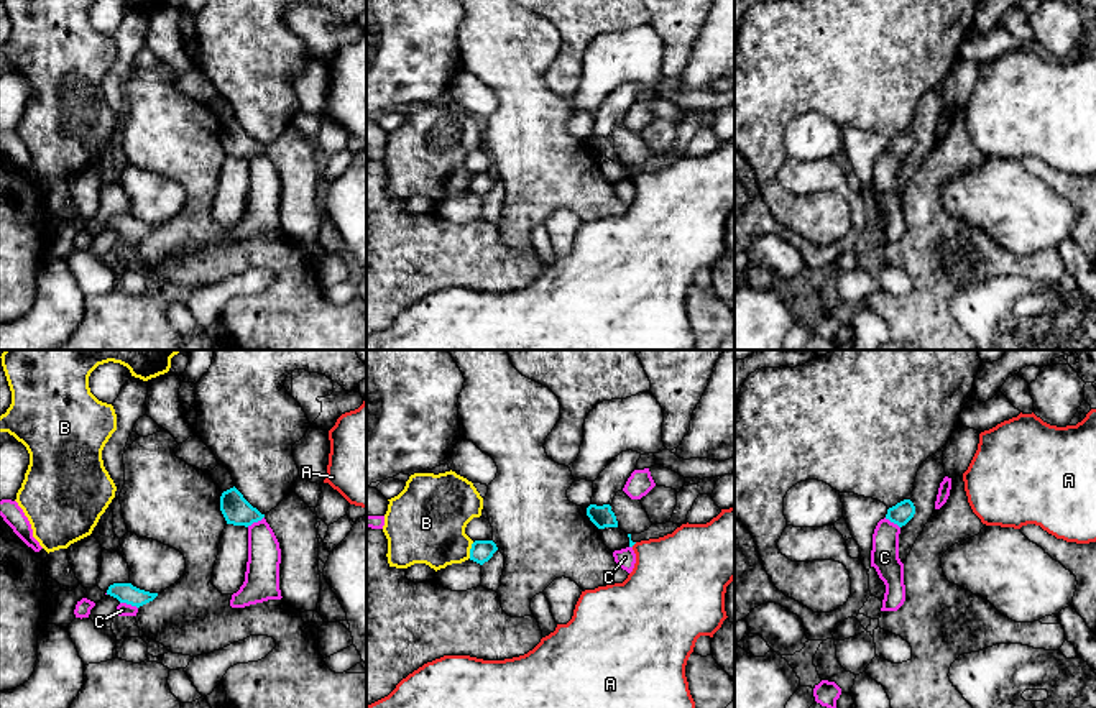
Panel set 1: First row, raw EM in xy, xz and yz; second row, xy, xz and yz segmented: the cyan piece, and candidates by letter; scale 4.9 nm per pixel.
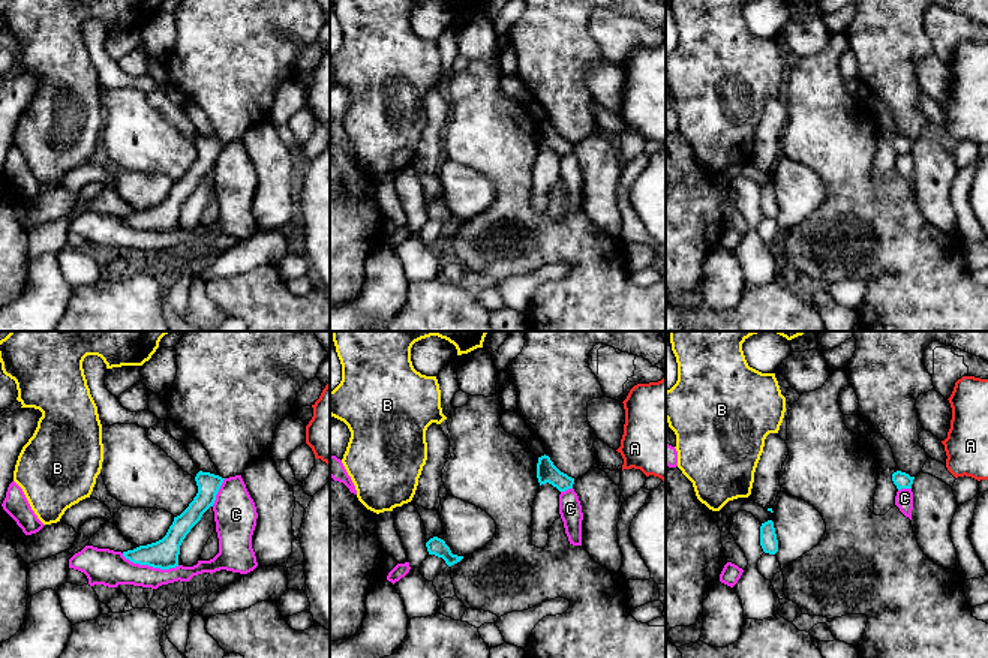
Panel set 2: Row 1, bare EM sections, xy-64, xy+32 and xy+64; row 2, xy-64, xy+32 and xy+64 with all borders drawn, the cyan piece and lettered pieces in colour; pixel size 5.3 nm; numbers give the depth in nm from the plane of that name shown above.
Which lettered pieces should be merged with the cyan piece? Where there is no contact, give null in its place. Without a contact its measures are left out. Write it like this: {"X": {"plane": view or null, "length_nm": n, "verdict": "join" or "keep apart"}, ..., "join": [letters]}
{"A": {"plane": "xz", "length_nm": 40, "verdict": "join"}, "B": {"plane": "xz", "length_nm": 80, "verdict": "keep apart"}, "C": {"plane": "xy", "length_nm": 90, "verdict": "keep apart"}, "join": ["A"]}

